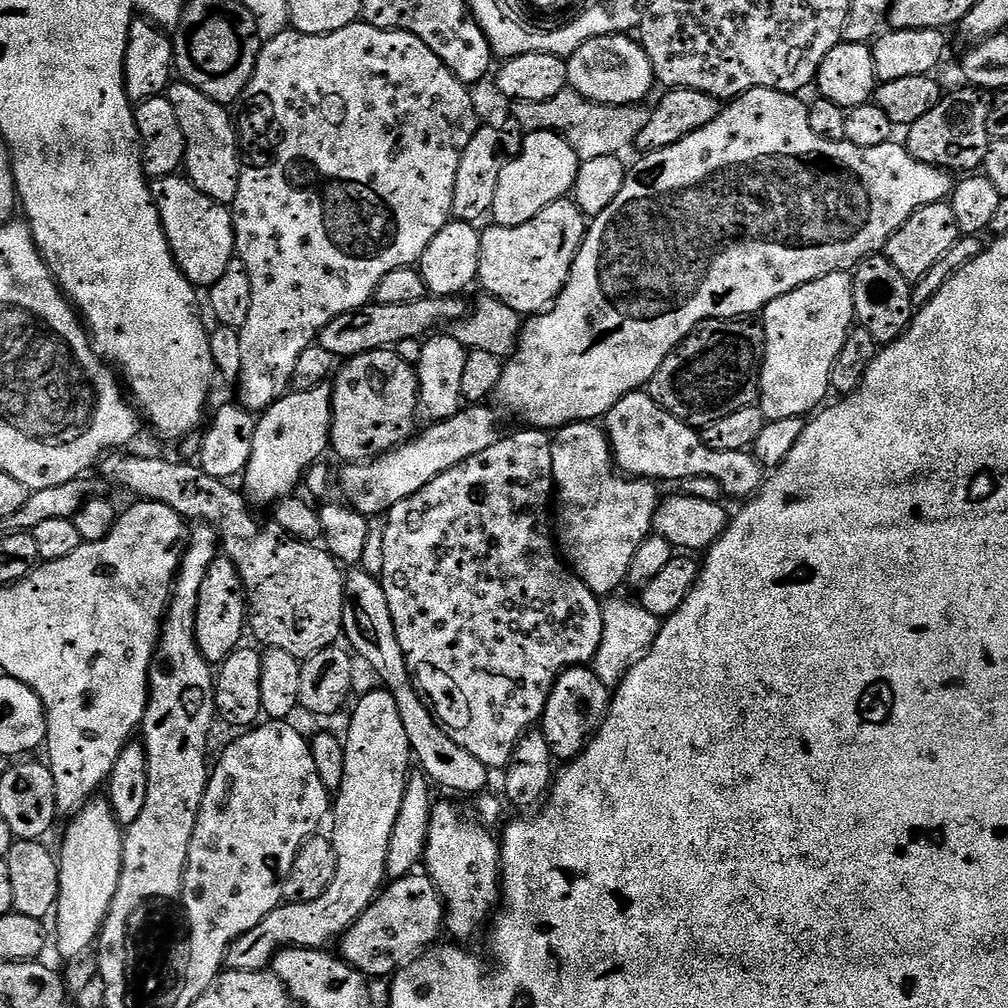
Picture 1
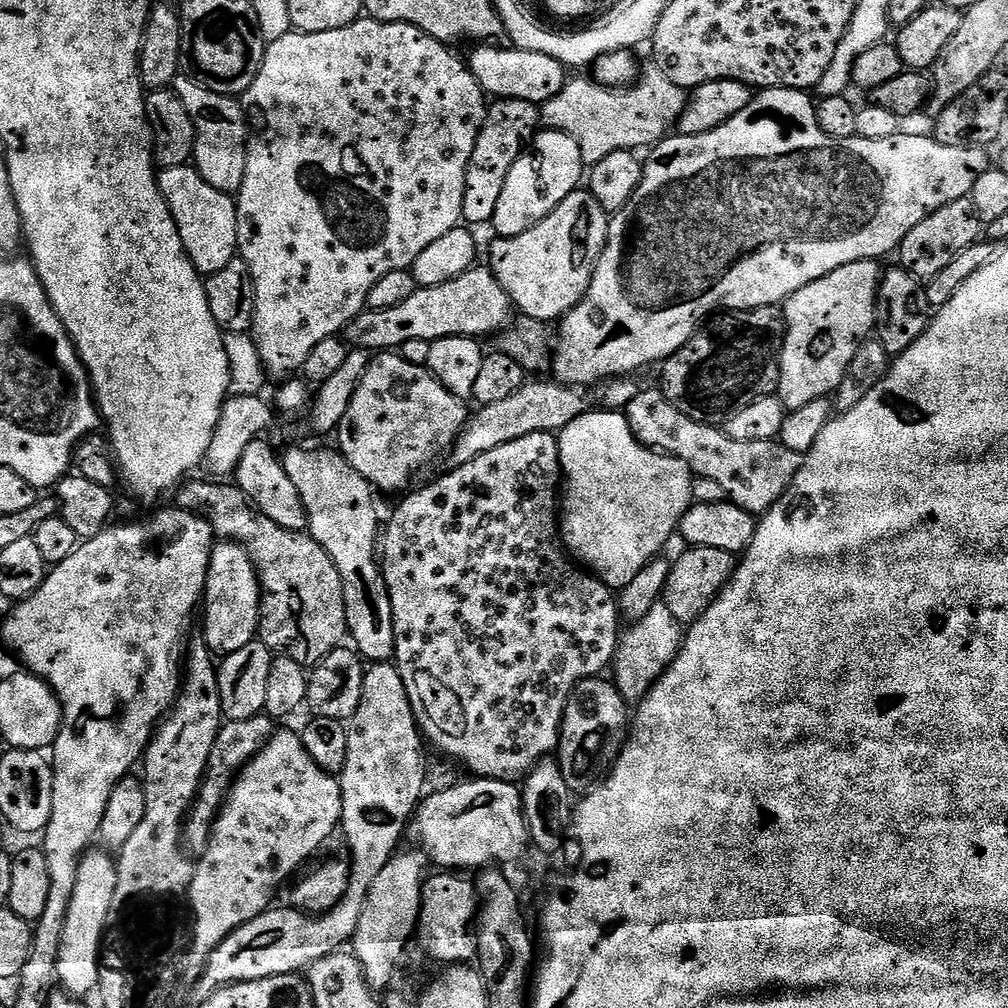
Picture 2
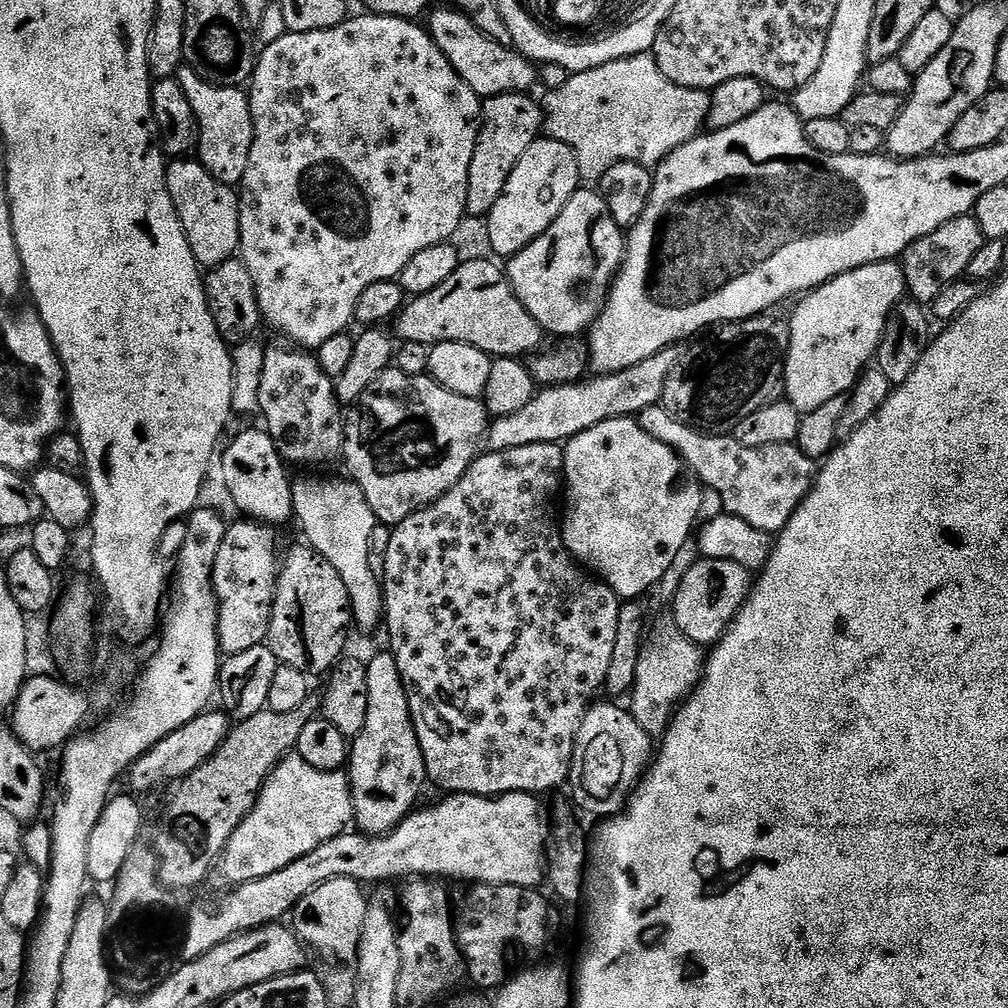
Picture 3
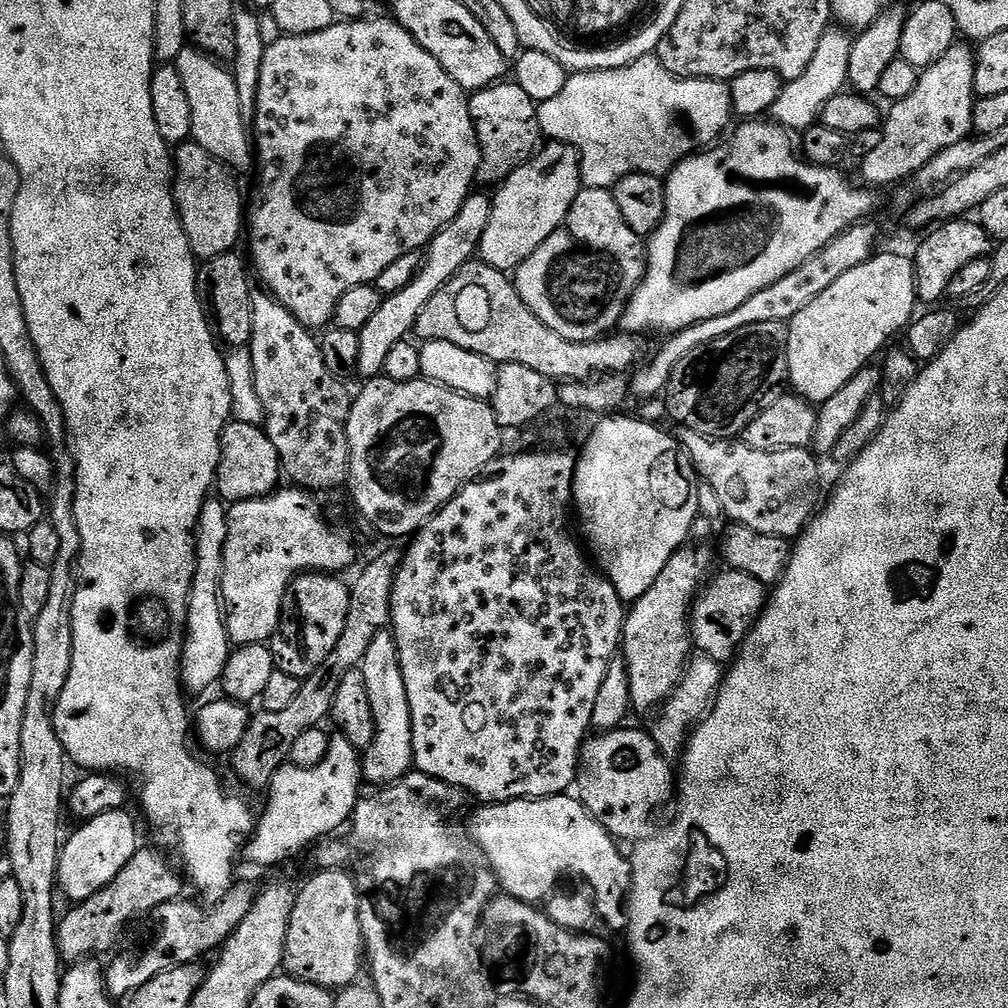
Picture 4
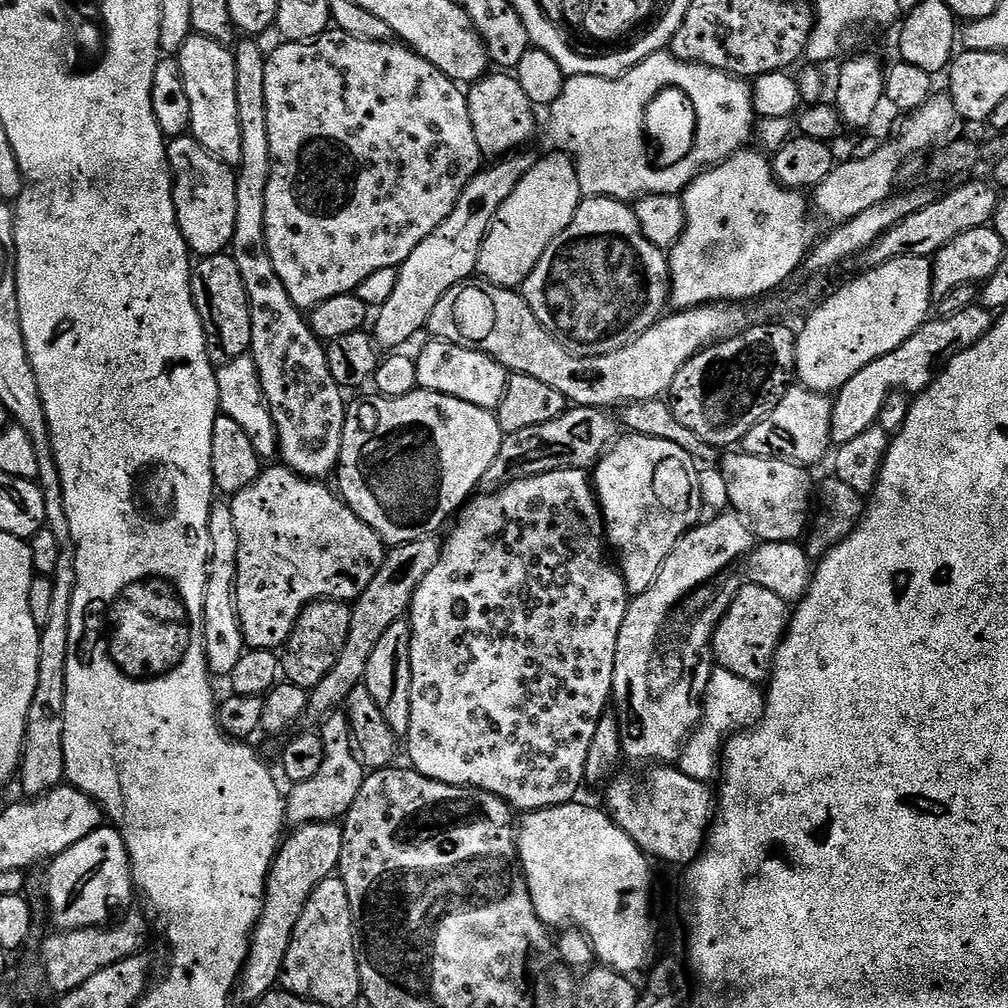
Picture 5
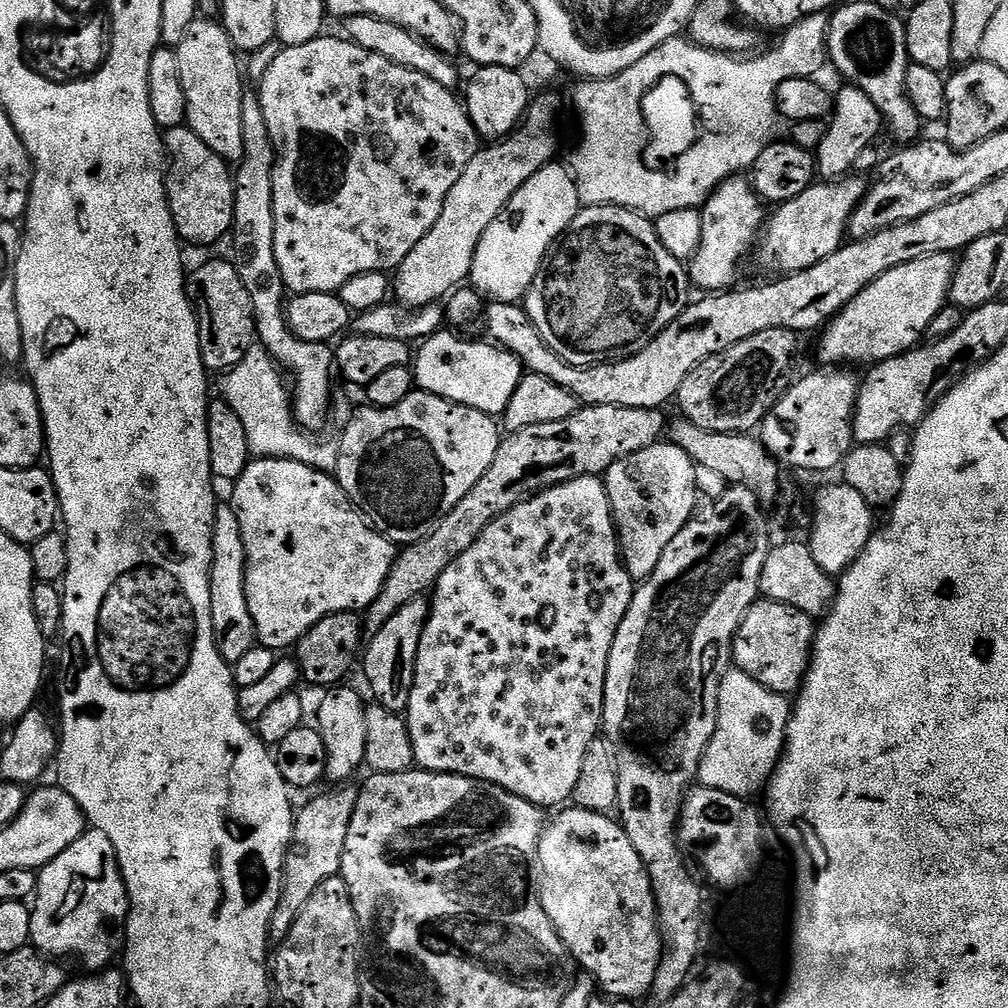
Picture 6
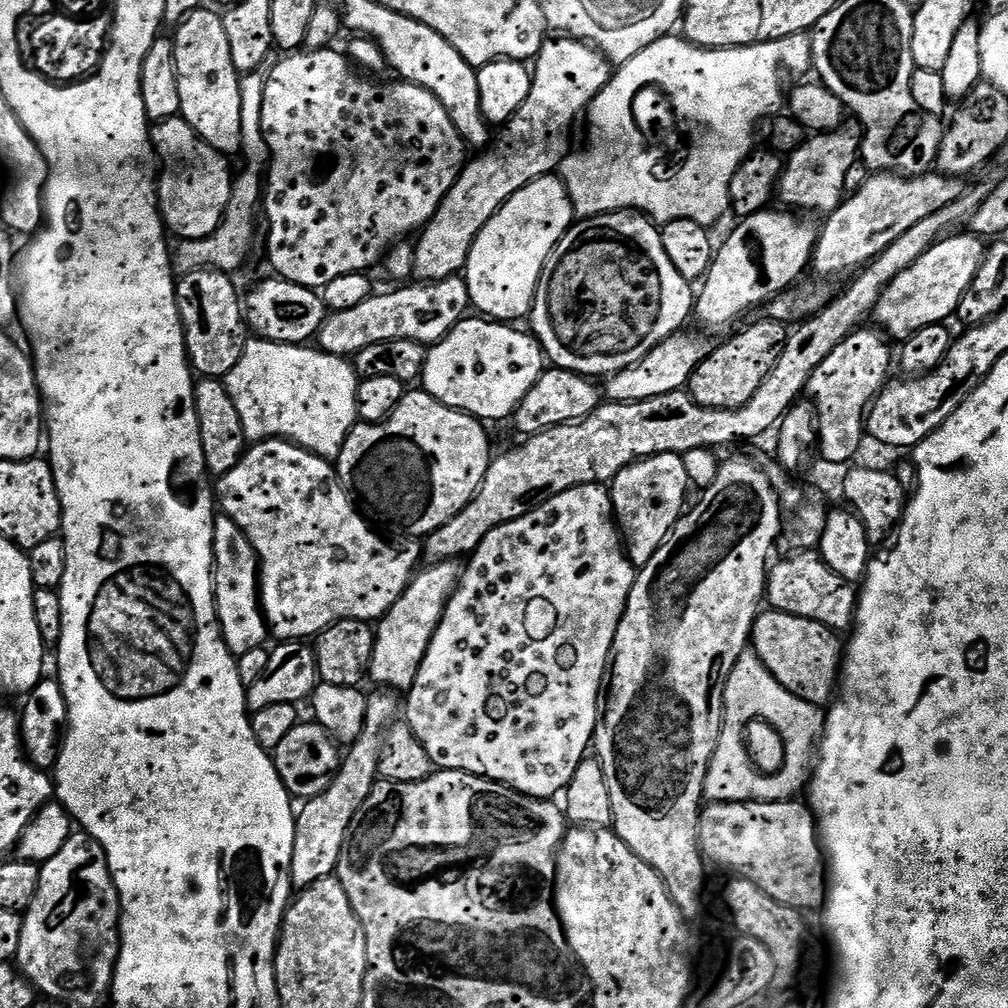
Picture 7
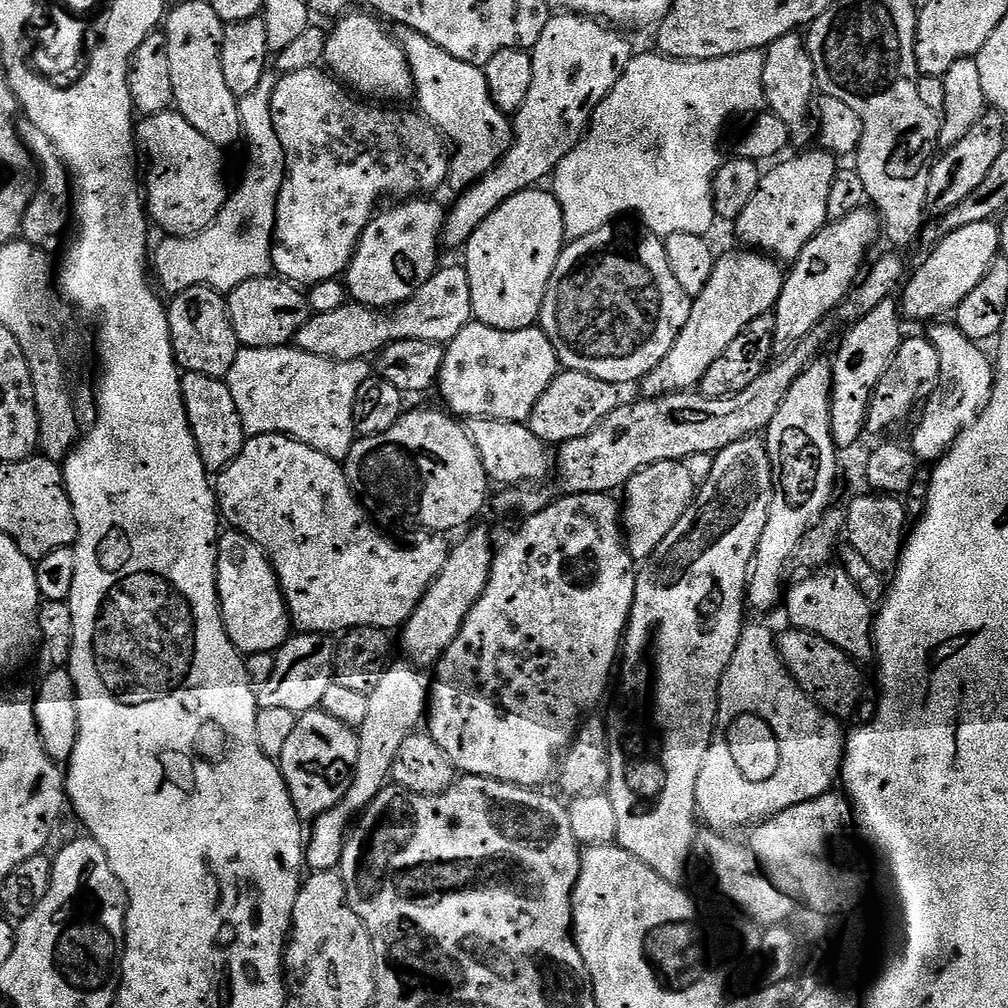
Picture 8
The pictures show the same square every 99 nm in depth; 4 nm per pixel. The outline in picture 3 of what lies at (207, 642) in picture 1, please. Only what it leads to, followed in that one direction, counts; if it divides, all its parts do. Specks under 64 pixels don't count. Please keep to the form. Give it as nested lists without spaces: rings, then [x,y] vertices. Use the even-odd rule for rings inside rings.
[[[244,518],[241,521],[241,524],[229,523],[225,527],[222,546],[218,546],[218,558],[214,558],[212,585],[216,591],[218,610],[218,642],[225,657],[242,654],[242,650],[250,650],[267,641],[272,617],[272,599],[276,593],[276,578],[281,565],[278,556],[276,560],[277,529],[251,518]]]

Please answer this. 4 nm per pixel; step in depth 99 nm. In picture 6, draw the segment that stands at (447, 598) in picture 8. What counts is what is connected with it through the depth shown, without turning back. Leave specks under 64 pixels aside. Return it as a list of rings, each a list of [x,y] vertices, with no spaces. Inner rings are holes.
[[[424,598],[402,606],[402,610],[398,610],[398,614],[394,614],[394,618],[390,618],[390,622],[386,622],[382,630],[378,630],[378,634],[367,641],[366,651],[362,656],[364,676],[376,695],[373,696],[375,703],[386,706],[386,710],[391,712],[407,713],[410,690],[414,686],[418,642],[428,621],[429,607],[429,601]]]

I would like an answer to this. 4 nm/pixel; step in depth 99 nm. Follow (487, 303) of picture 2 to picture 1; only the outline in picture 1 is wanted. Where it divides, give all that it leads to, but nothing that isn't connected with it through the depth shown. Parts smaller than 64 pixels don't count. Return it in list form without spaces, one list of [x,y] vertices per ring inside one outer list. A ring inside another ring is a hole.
[[[442,296],[406,302],[406,306],[386,306],[369,302],[353,312],[338,314],[338,318],[334,318],[334,322],[327,324],[320,332],[318,342],[322,350],[330,350],[330,354],[338,358],[366,354],[379,348],[391,349],[403,339],[427,337],[435,329],[432,328],[435,324],[447,325],[463,319],[466,316],[466,306],[464,308],[462,301],[463,299],[454,296]]]

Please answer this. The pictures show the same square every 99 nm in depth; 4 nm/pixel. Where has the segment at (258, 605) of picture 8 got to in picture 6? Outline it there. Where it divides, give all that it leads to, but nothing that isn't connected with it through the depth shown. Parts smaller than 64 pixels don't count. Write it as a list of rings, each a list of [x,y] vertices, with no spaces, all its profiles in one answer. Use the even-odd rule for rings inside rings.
[[[224,502],[216,509],[212,523],[212,569],[210,570],[210,618],[214,626],[214,638],[218,654],[229,666],[235,666],[250,649],[257,647],[254,620],[250,618],[250,606],[246,606],[244,566],[246,550],[242,542],[242,526],[238,526],[236,511],[231,503]]]

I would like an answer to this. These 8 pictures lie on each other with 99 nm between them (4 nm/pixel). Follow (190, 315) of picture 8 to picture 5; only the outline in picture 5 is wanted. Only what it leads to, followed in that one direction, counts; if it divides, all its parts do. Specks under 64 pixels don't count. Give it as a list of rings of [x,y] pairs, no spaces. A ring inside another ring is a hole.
[[[230,254],[205,256],[195,261],[192,270],[192,301],[202,318],[206,346],[213,365],[234,362],[234,358],[249,355],[252,347],[252,315],[250,298],[238,274],[238,266]]]

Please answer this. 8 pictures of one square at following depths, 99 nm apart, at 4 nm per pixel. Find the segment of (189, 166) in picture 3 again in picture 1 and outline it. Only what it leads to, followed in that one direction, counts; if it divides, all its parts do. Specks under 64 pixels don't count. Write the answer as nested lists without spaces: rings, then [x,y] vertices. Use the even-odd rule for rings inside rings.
[[[173,174],[162,176],[151,181],[152,197],[156,200],[156,209],[162,218],[164,233],[168,239],[168,245],[172,247],[172,256],[176,260],[176,265],[184,271],[184,277],[193,286],[211,286],[226,274],[226,266],[234,258],[236,250],[236,235],[232,225],[231,211],[225,205],[219,204],[214,198],[202,194],[192,185],[191,180],[184,174]]]

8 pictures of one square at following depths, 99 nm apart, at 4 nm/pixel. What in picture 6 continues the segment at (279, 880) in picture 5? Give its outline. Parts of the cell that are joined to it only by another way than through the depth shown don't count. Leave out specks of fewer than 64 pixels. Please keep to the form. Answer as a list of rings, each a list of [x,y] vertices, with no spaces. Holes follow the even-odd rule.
[[[332,786],[329,792],[316,796],[304,809],[297,811],[292,825],[292,846],[288,861],[284,863],[284,885],[270,922],[273,941],[282,942],[290,934],[298,914],[310,902],[310,894],[322,886],[331,876],[340,875],[342,850],[346,846],[346,830],[350,818],[354,818],[354,806],[358,802],[358,791],[352,786]]]

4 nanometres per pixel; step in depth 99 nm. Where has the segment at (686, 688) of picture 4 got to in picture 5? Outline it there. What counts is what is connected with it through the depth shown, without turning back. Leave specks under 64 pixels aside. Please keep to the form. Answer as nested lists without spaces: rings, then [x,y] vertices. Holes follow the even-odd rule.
[[[713,667],[704,695],[704,713],[680,752],[680,772],[695,780],[711,781],[711,776],[713,779],[717,775],[722,763],[722,753],[728,739],[741,730],[753,727],[764,715],[764,697],[765,693],[757,685],[746,682],[746,678],[738,678],[738,674],[730,674],[730,670],[725,668]]]

